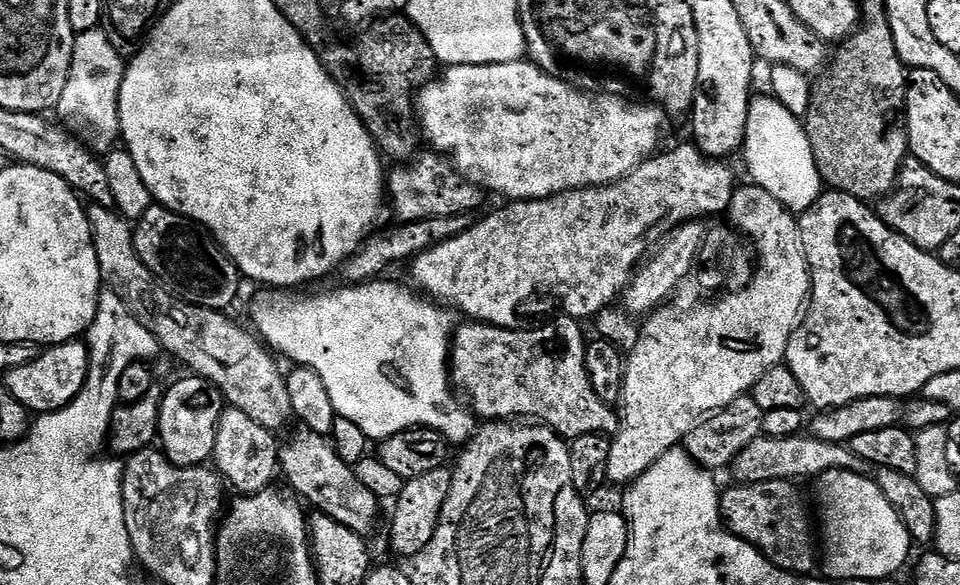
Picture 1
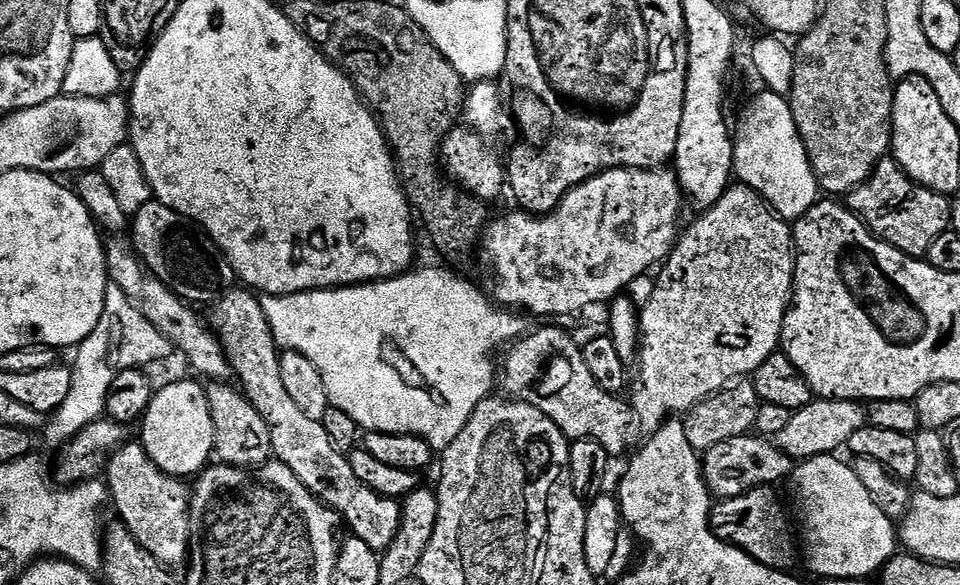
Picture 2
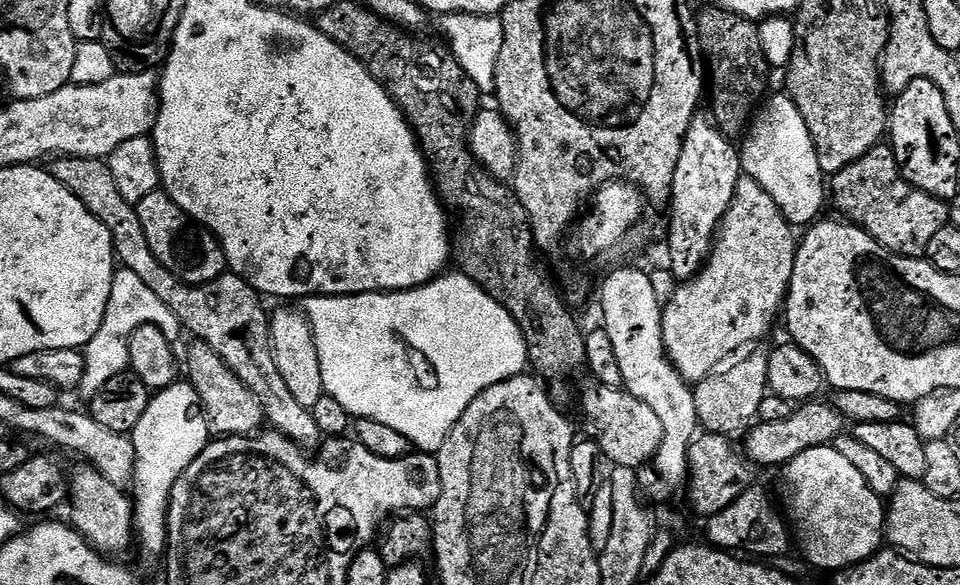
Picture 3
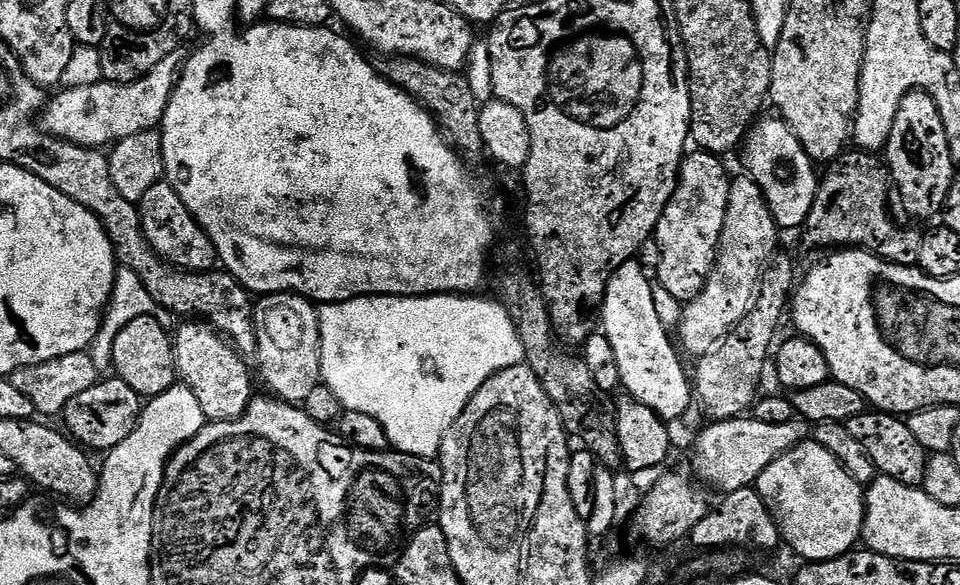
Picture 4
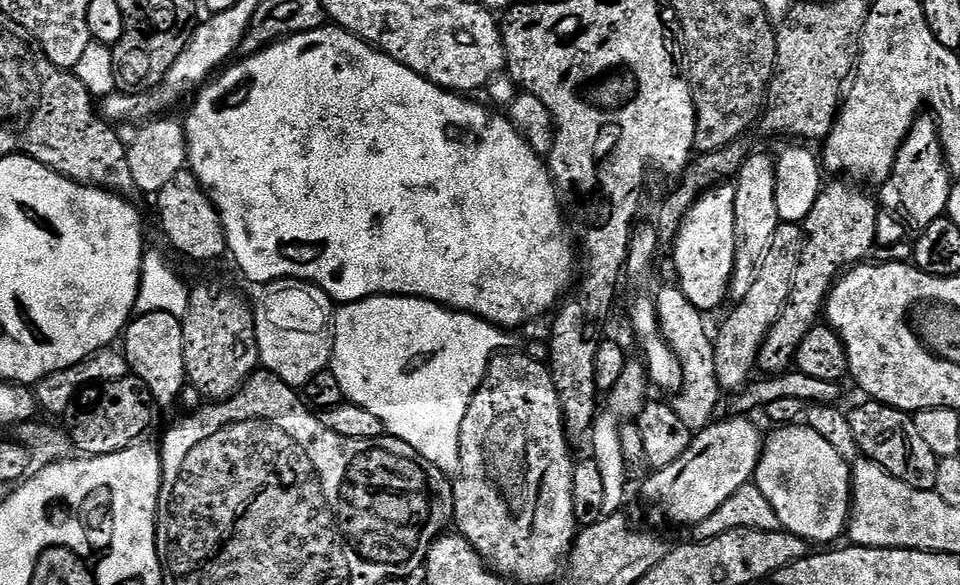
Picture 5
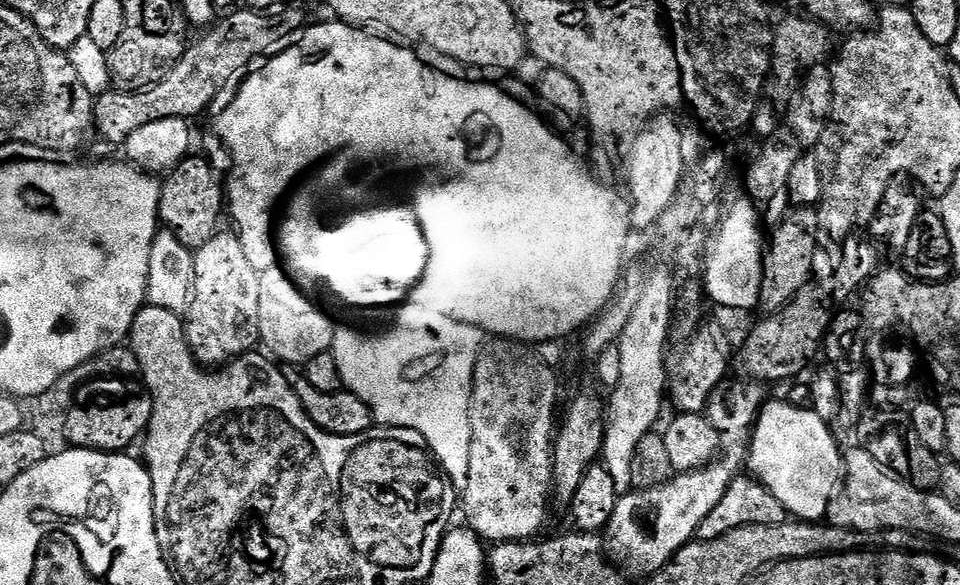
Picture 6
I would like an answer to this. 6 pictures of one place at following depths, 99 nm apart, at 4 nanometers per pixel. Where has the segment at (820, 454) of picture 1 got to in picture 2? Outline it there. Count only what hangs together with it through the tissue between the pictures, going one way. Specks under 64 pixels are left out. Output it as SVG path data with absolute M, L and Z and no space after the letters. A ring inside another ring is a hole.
M745 434L726 438L726 442L718 442L707 449L702 456L704 478L708 481L711 491L721 497L741 496L755 488L766 488L779 485L791 477L794 461L782 449L776 447L771 439L763 435Z

